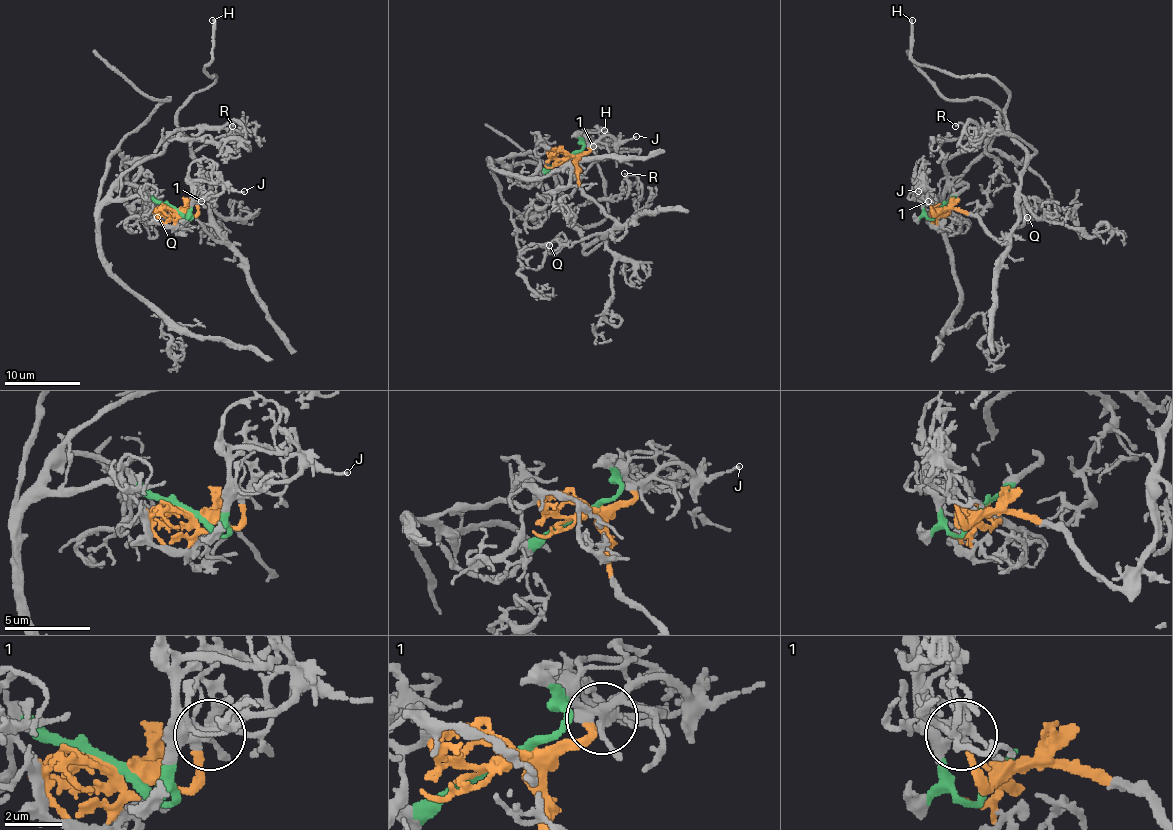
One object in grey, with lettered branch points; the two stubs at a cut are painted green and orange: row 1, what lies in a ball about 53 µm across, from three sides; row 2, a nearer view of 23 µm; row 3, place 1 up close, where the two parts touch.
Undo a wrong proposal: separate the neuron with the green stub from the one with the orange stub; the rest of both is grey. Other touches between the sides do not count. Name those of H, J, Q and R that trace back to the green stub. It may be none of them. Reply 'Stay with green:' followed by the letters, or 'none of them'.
Stay with green: none of them

